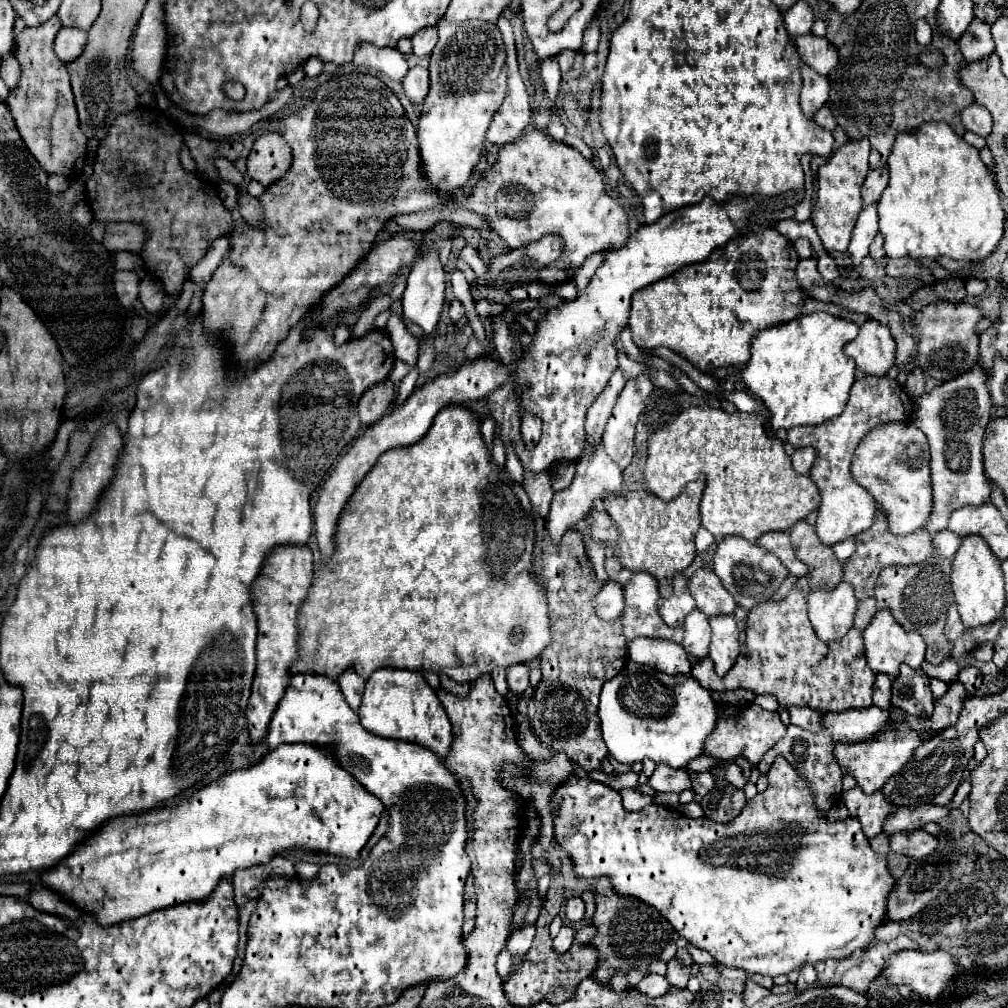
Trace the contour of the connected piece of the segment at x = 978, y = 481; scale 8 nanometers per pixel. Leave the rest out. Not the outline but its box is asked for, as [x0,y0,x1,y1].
[914,367,990,531]

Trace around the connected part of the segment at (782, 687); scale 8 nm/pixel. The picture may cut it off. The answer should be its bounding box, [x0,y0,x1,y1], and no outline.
[692,587,876,713]

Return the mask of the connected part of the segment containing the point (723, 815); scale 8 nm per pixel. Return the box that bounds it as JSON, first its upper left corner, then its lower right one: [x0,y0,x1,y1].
[702,779,746,823]

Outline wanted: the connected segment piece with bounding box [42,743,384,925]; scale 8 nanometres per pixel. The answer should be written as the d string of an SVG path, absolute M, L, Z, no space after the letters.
M312 743L280 745L270 751L262 763L220 777L172 809L164 807L144 815L110 819L92 835L92 839L86 839L86 843L76 847L68 859L50 871L44 871L42 883L82 911L94 913L102 925L112 925L168 905L204 899L218 885L220 877L230 877L242 867L268 863L276 853L292 847L328 851L332 855L356 859L376 829L382 809L382 801L370 795L340 767L330 747L316 747Z

